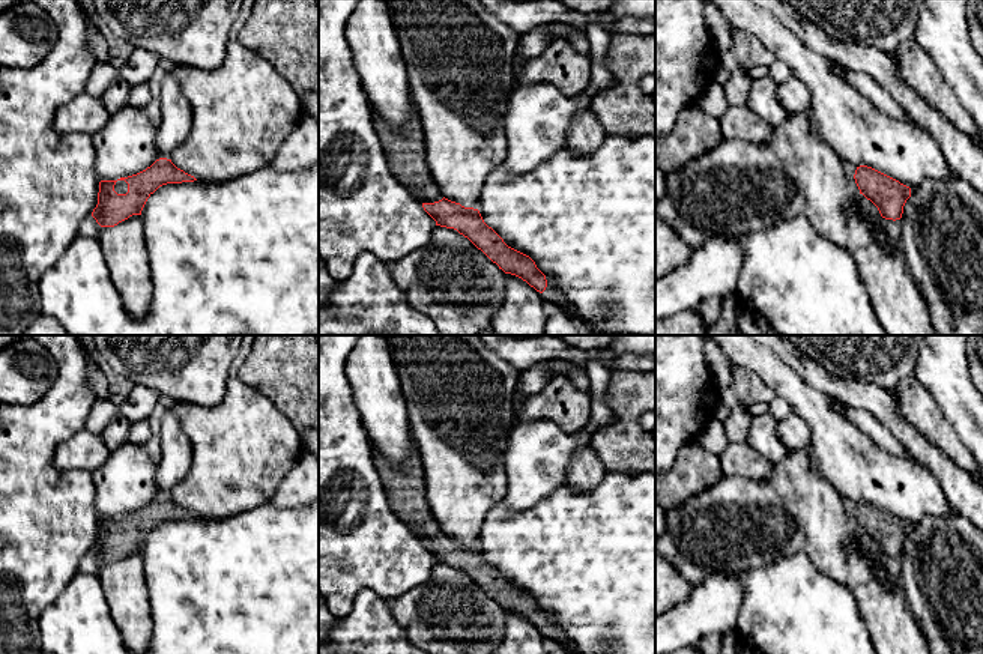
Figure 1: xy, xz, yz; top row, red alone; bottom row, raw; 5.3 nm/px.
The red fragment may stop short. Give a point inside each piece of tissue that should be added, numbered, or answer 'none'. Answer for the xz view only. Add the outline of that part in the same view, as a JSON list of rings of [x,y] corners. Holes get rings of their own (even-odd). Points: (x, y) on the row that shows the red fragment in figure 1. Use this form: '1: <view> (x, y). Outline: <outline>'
1: xz (405, 151). Outline: [[[415,107],[410,120],[398,129],[389,126],[376,114],[373,125],[380,138],[392,176],[421,203],[442,200],[443,194],[427,170],[424,131]]]
2: xz (553, 298). Outline: [[[547,286],[540,295],[549,307],[561,307],[565,302],[565,296],[550,286]]]

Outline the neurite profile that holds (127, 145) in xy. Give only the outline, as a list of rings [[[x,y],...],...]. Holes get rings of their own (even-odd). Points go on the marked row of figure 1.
[[[152,99],[141,108],[123,105],[111,114],[107,125],[92,137],[99,179],[128,177],[159,159],[156,135],[161,123],[162,113],[158,99]]]

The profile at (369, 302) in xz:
[[[370,251],[355,260],[350,277],[331,292],[329,305],[319,310],[319,335],[439,335],[436,325],[413,310],[391,277],[391,268]]]

